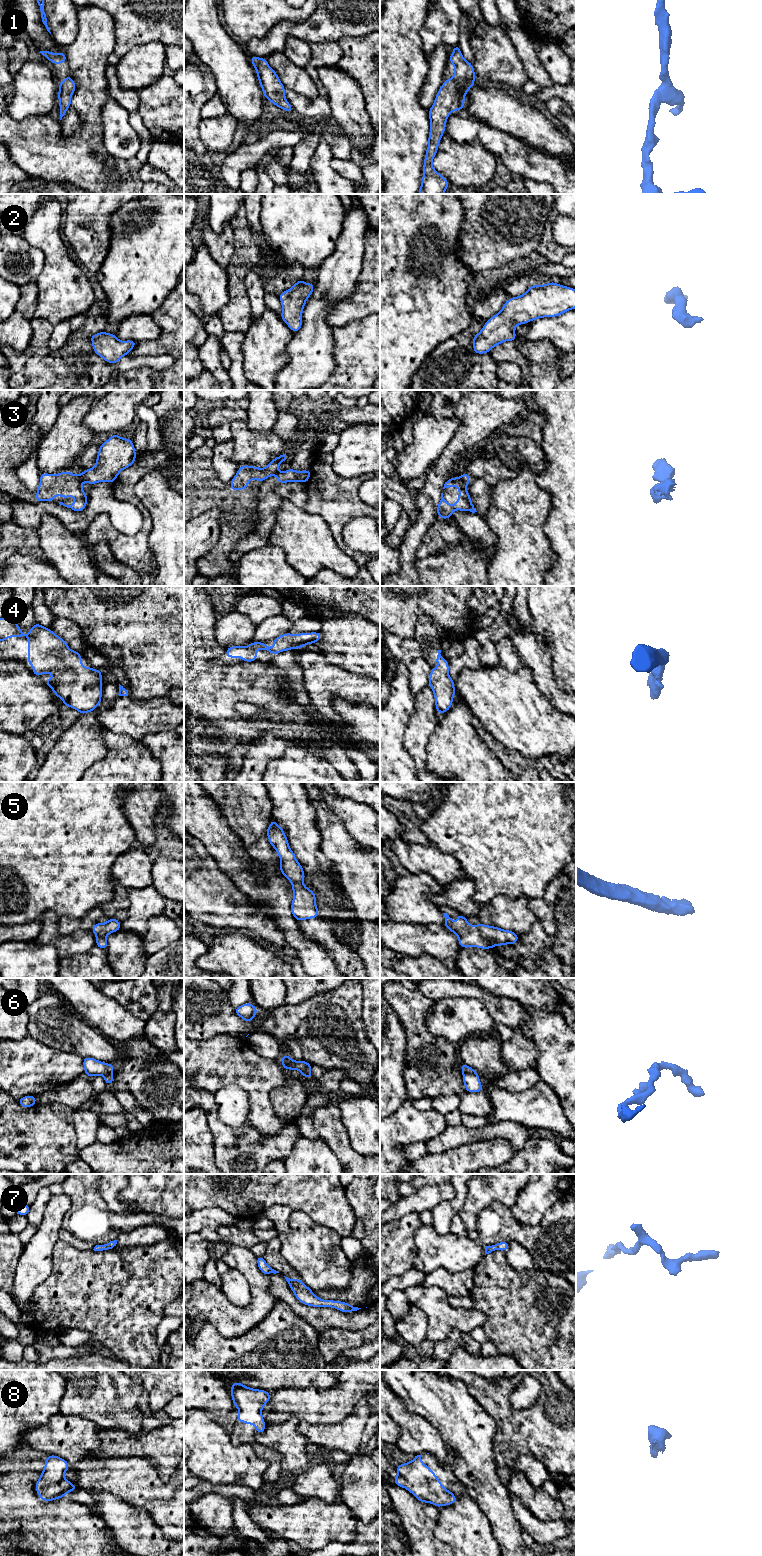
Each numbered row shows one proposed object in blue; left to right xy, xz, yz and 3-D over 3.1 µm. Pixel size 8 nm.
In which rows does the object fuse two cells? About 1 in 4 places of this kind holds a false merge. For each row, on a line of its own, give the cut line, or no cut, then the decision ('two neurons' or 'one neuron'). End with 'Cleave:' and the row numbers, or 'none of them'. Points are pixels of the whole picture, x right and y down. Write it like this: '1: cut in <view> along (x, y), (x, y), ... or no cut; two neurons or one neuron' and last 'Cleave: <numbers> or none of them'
1: no cut; one neuron
2: no cut; one neuron
3: cut in yz along (460, 476), (464, 483); two neurons
4: no cut; one neuron
5: no cut; one neuron
6: no cut; one neuron
7: no cut; one neuron
8: no cut; one neuron
Cleave: 3

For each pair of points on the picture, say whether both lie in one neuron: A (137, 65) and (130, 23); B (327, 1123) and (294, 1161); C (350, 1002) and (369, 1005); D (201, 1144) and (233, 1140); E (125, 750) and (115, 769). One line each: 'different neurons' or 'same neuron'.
A: different neurons
B: different neurons
C: different neurons
D: different neurons
E: same neuron

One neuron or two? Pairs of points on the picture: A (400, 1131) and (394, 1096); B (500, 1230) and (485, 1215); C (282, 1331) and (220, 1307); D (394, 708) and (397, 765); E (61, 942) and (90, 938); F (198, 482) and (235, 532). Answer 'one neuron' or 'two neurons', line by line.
A: two neurons
B: one neuron
C: two neurons
D: one neuron
E: one neuron
F: one neuron

